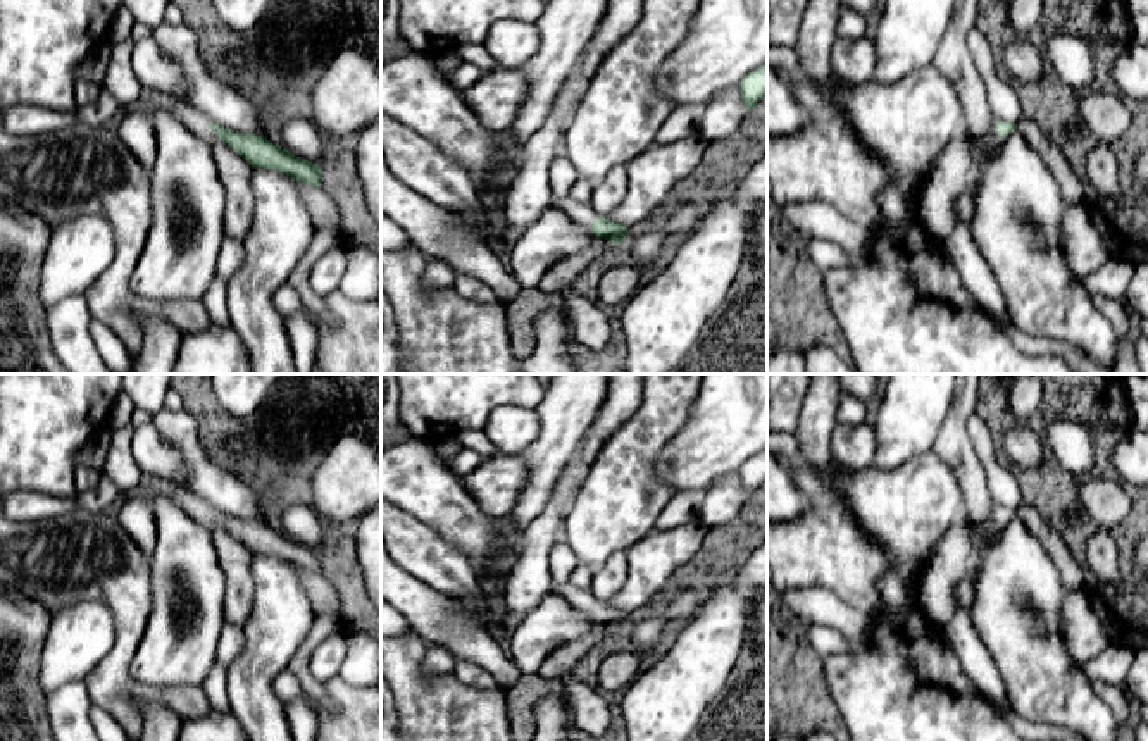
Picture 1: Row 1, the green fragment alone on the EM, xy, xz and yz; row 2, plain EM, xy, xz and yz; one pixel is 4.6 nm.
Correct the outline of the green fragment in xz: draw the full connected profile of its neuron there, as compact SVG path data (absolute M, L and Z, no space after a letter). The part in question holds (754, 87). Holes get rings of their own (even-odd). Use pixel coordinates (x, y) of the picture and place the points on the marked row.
M767 64L748 72L739 81L741 98L748 110L752 110L767 95Z

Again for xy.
M157 100L169 107L186 129L202 138L210 138L214 129L217 138L224 140L229 148L238 152L253 167L276 169L296 181L303 181L310 186L322 188L321 167L305 159L300 159L288 152L283 145L269 141L264 134L245 134L209 121L207 115L184 105L178 100Z

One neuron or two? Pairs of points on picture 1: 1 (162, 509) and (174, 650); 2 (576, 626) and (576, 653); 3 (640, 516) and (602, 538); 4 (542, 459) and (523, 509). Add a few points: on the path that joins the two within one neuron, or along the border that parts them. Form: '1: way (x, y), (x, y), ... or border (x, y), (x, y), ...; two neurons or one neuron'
1: way (169, 543), (168, 616); one neuron
2: border (593, 624), (580, 636), (557, 647), (542, 662); two neurons
3: way (631, 516), (624, 516), (611, 529); one neuron
4: way (542, 471), (542, 481), (535, 497); one neuron

